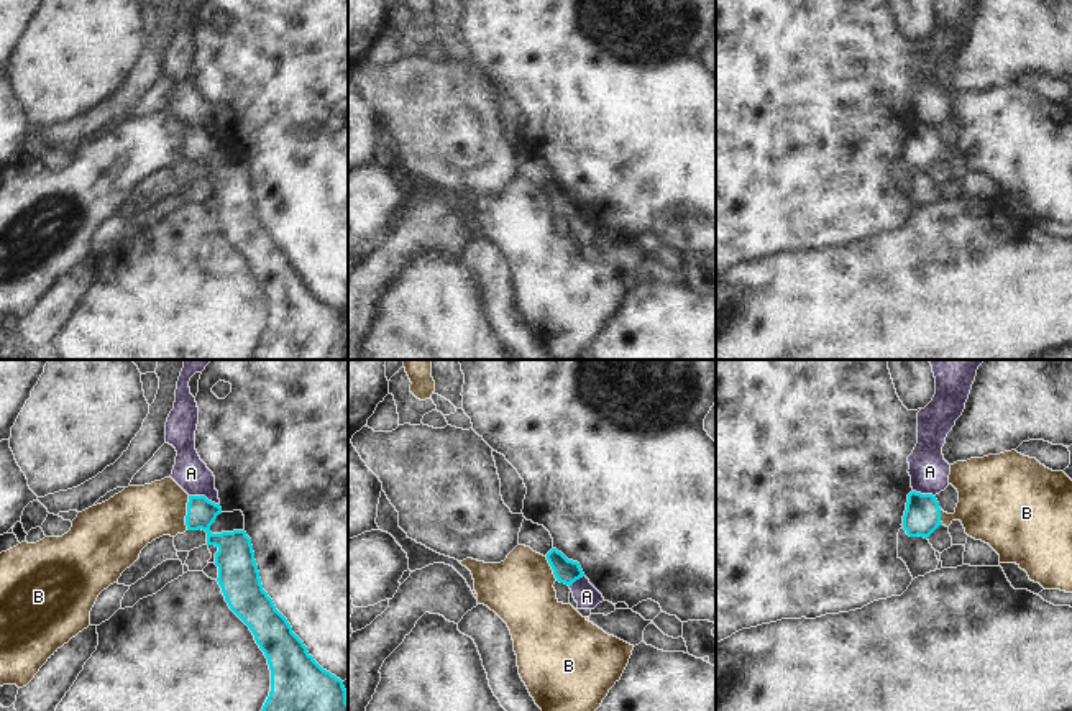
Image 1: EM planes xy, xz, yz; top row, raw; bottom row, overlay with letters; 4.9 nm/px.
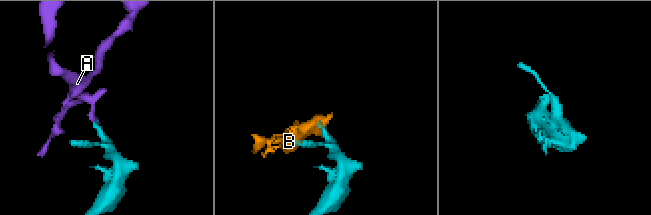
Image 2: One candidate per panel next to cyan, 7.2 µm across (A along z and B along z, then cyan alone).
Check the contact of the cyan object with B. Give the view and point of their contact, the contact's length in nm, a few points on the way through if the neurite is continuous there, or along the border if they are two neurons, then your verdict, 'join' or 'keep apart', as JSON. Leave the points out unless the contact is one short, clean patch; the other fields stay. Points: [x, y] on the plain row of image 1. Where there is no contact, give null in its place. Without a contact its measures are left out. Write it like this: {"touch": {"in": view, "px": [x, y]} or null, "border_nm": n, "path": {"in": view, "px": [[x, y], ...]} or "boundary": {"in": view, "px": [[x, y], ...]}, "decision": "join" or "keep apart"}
{"touch": {"in": "xy", "px": [187, 145]}, "border_nm": 170, "boundary": {"in": "xy", "px": [[189, 128], [186, 161]]}, "decision": "keep apart"}

